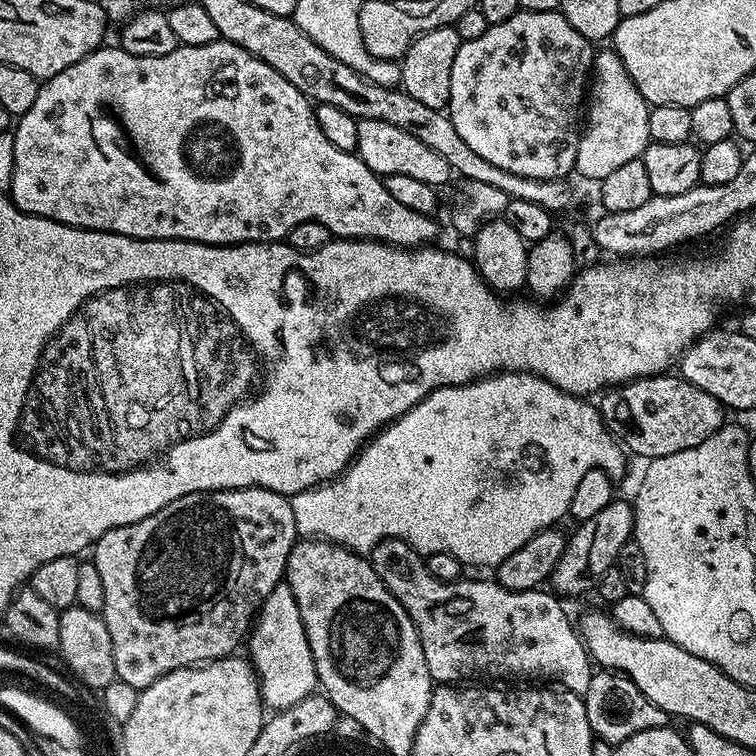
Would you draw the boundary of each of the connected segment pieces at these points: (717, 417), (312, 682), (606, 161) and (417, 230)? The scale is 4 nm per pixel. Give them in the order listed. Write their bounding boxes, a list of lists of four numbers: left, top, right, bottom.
[[598,374,726,458],[250,582,318,709],[575,50,652,182],[10,39,436,249]]

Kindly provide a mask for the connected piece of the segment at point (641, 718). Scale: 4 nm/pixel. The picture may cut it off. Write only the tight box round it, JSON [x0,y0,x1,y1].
[582,670,670,746]

